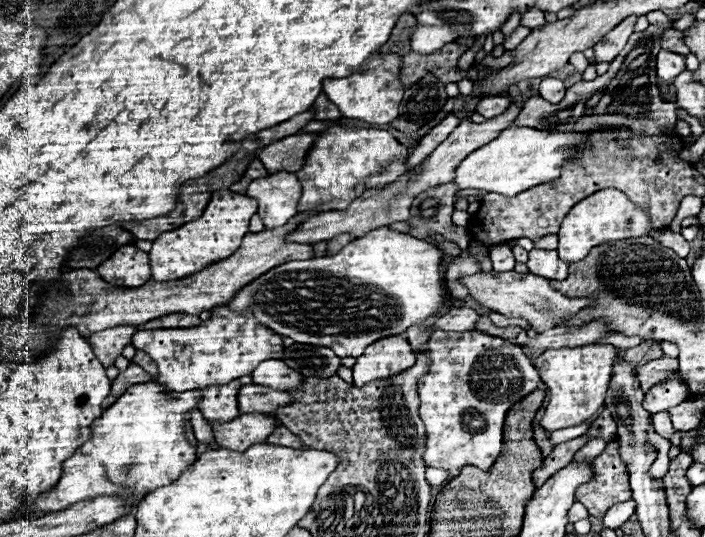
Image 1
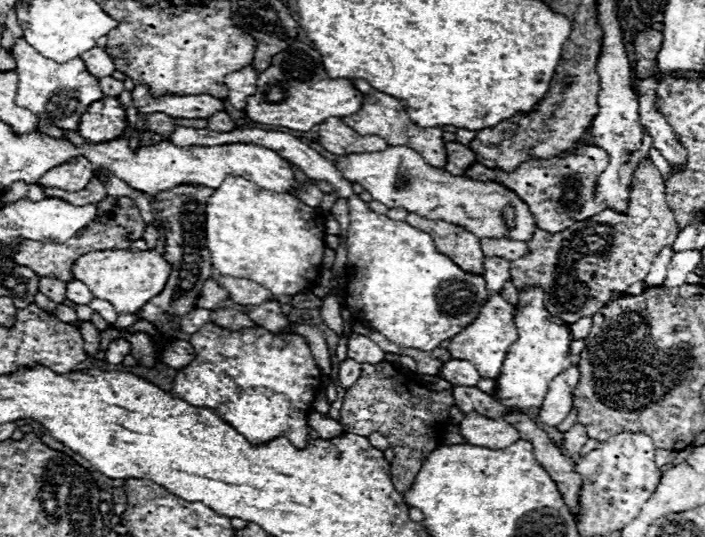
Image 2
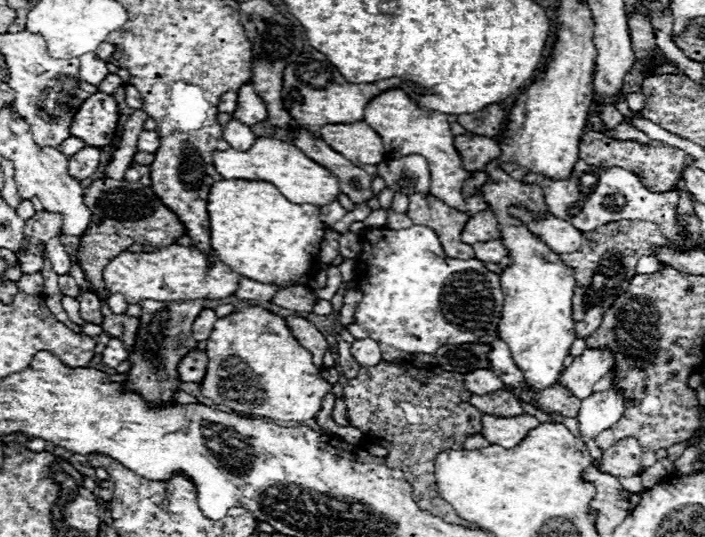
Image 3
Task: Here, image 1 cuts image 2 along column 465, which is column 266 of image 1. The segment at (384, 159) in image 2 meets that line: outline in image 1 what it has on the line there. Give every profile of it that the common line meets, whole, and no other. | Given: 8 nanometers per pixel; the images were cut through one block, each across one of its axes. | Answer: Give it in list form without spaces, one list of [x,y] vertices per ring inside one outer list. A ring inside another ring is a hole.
[[[278,172],[266,178],[258,178],[250,182],[248,196],[256,198],[260,208],[258,216],[264,220],[266,228],[280,228],[294,216],[298,196],[302,194],[302,186],[294,174]]]

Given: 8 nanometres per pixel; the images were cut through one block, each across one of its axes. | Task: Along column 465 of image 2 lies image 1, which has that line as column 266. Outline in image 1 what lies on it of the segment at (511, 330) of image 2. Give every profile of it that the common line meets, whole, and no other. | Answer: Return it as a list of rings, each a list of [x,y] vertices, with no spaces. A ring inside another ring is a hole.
[[[212,308],[212,318],[198,328],[174,330],[138,330],[132,346],[146,352],[158,366],[154,382],[166,392],[186,392],[204,386],[228,384],[234,378],[250,376],[262,360],[282,360],[282,340],[268,328],[262,328],[250,312],[230,312],[228,308]]]

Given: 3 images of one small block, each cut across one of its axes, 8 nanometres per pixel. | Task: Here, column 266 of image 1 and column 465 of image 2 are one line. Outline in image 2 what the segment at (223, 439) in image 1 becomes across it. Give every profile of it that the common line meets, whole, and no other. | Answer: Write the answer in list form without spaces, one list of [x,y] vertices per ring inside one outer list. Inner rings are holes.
[[[470,412],[460,422],[460,434],[468,444],[484,446],[490,450],[500,450],[512,446],[520,440],[520,432],[508,424],[504,418],[486,418],[478,412]]]

